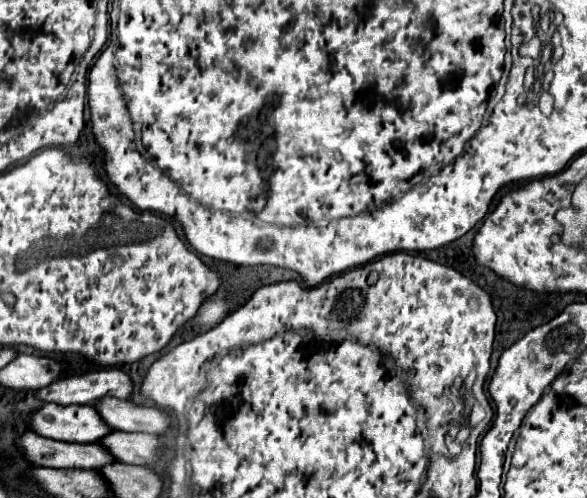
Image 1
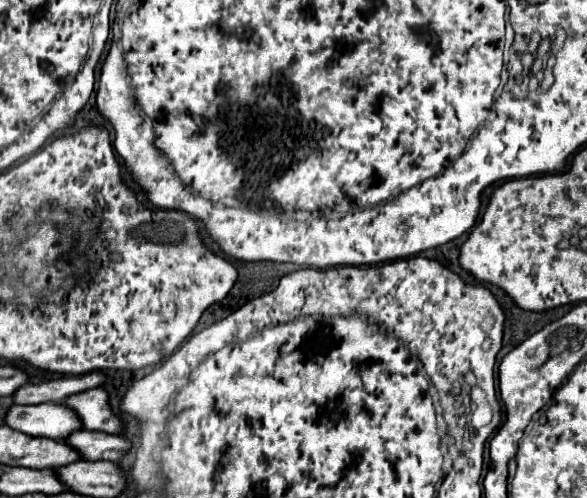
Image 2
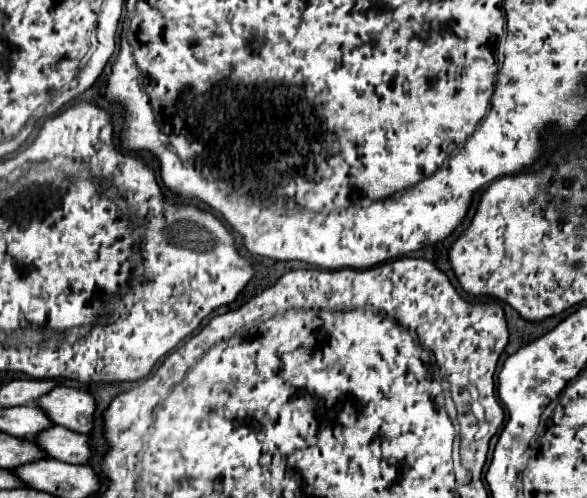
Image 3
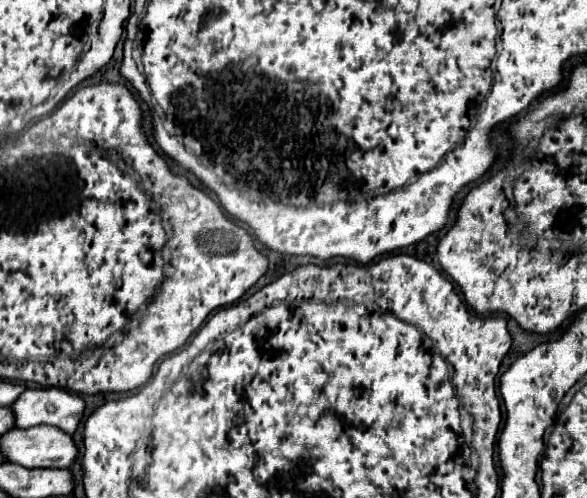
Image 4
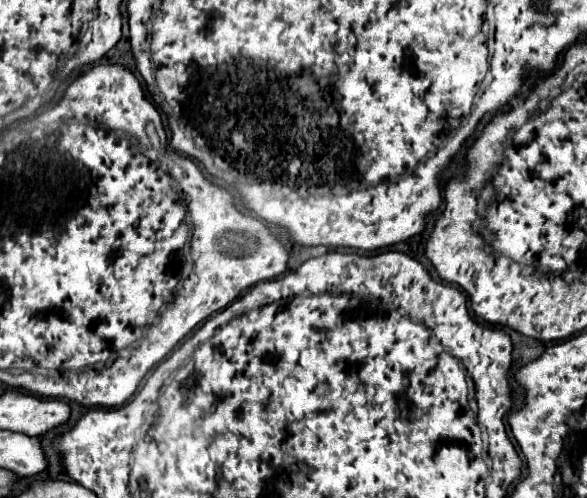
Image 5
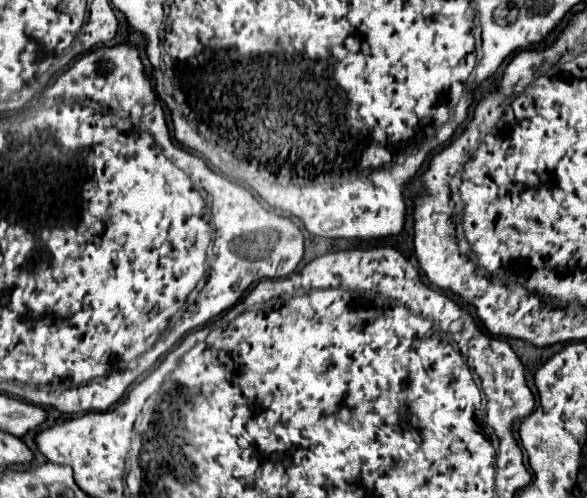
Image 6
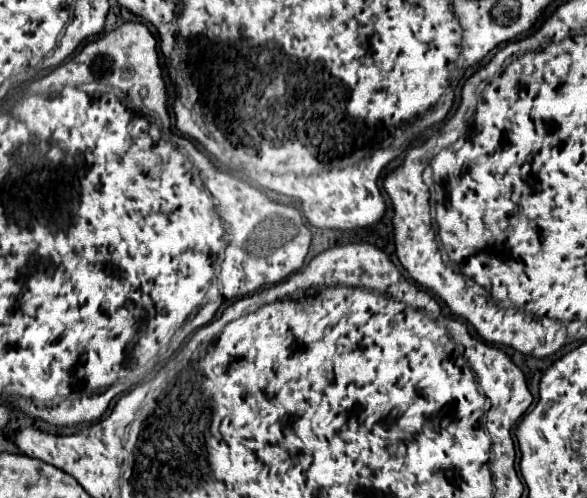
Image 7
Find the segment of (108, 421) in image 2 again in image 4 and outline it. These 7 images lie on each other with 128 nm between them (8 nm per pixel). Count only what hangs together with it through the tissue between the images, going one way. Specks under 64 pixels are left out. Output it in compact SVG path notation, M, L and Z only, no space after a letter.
M28 388L12 404L12 410L18 428L48 424L74 434L82 420L84 406L78 394L64 388Z

